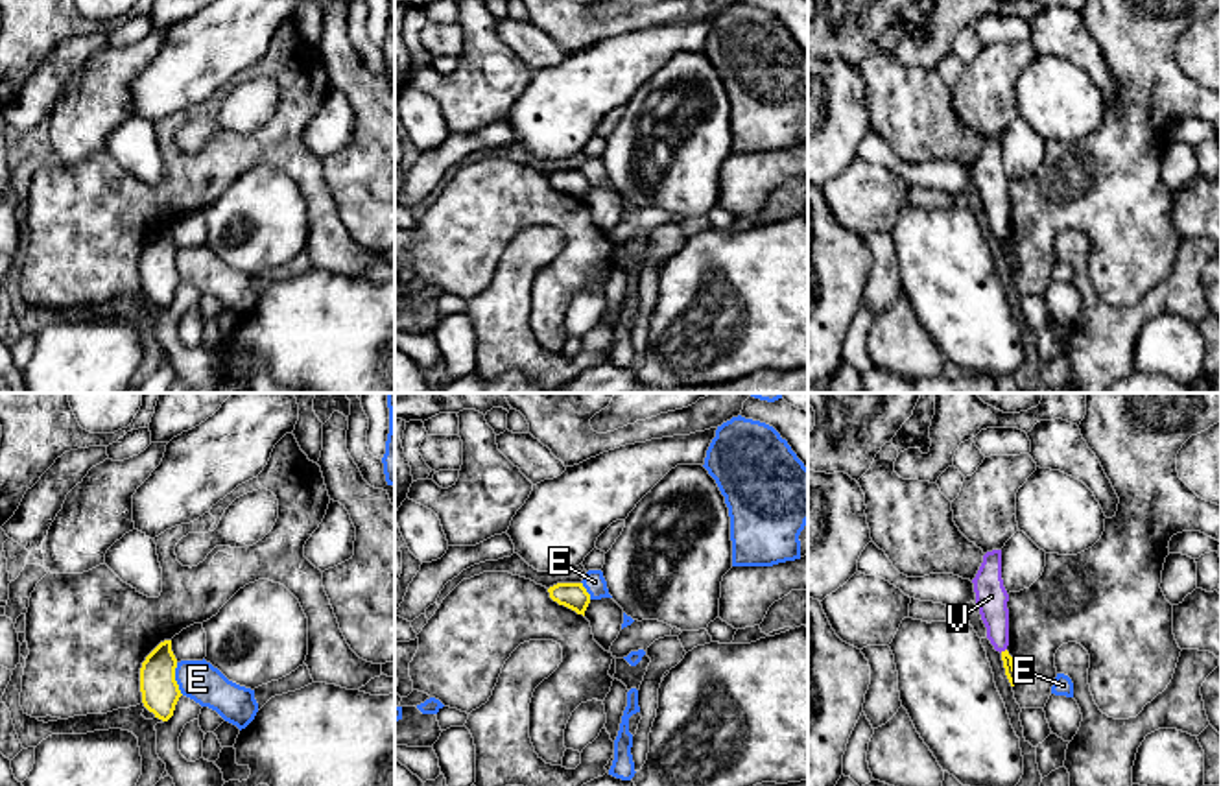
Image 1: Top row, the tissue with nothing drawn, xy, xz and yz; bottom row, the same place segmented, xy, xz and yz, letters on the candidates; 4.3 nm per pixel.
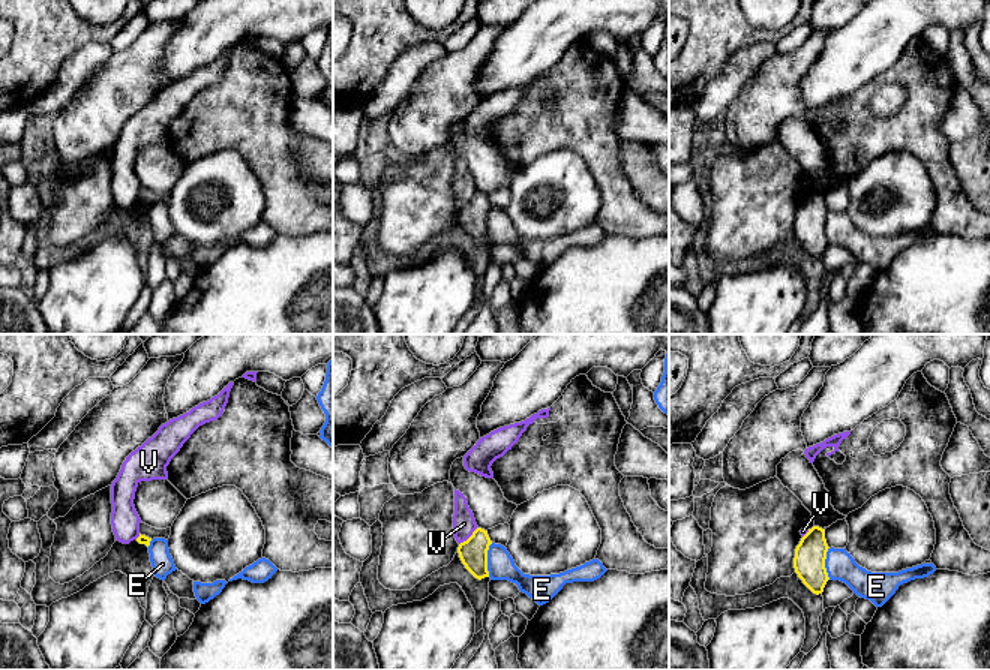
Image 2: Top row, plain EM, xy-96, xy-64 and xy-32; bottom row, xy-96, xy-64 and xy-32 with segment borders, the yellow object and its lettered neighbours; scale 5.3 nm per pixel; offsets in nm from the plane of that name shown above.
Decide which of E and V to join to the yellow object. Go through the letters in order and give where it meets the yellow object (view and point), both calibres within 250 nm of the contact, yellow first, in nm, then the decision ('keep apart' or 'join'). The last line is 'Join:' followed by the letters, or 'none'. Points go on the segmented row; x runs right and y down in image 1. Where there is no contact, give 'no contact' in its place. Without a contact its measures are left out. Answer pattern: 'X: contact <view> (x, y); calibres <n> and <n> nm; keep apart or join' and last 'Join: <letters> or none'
E: contact xy (174, 679); calibres 160 and 180 nm; keep apart
V: contact yz (1002, 652); calibres 50 and 140 nm; keep apart
Join: none

